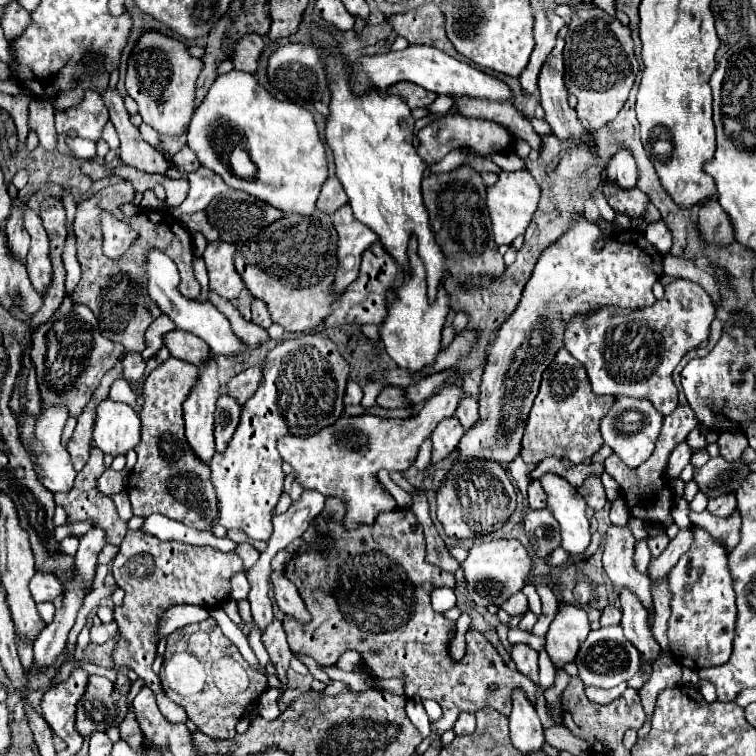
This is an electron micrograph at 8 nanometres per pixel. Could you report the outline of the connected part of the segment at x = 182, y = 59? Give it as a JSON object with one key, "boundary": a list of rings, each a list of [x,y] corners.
{"boundary":[[[158,30],[142,32],[126,66],[126,90],[136,100],[146,124],[160,134],[180,134],[194,114],[194,82],[202,70],[202,60],[188,54],[188,48]]]}

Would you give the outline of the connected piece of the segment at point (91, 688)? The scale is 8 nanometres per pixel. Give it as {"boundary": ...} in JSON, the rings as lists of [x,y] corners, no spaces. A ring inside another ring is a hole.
{"boundary":[[[90,676],[86,692],[76,706],[76,730],[88,738],[96,730],[106,730],[116,718],[116,706],[110,700],[112,682],[104,676]]]}

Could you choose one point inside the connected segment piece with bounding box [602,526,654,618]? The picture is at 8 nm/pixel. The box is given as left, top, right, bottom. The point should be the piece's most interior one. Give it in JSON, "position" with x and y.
{"position":[619,549]}

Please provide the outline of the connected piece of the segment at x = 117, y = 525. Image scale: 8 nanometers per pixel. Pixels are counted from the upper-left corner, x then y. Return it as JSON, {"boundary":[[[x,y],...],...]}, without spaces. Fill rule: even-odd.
{"boundary":[[[90,446],[90,460],[86,462],[86,466],[78,472],[76,480],[74,480],[74,488],[66,494],[54,494],[56,504],[60,504],[66,512],[68,512],[68,522],[76,522],[76,520],[92,520],[94,526],[100,526],[102,530],[106,530],[106,540],[114,546],[122,544],[122,538],[126,536],[126,522],[120,520],[116,506],[112,504],[110,496],[104,496],[98,492],[96,488],[96,480],[98,476],[104,472],[104,462],[102,462],[104,454],[102,450],[98,450],[96,446]]]}

